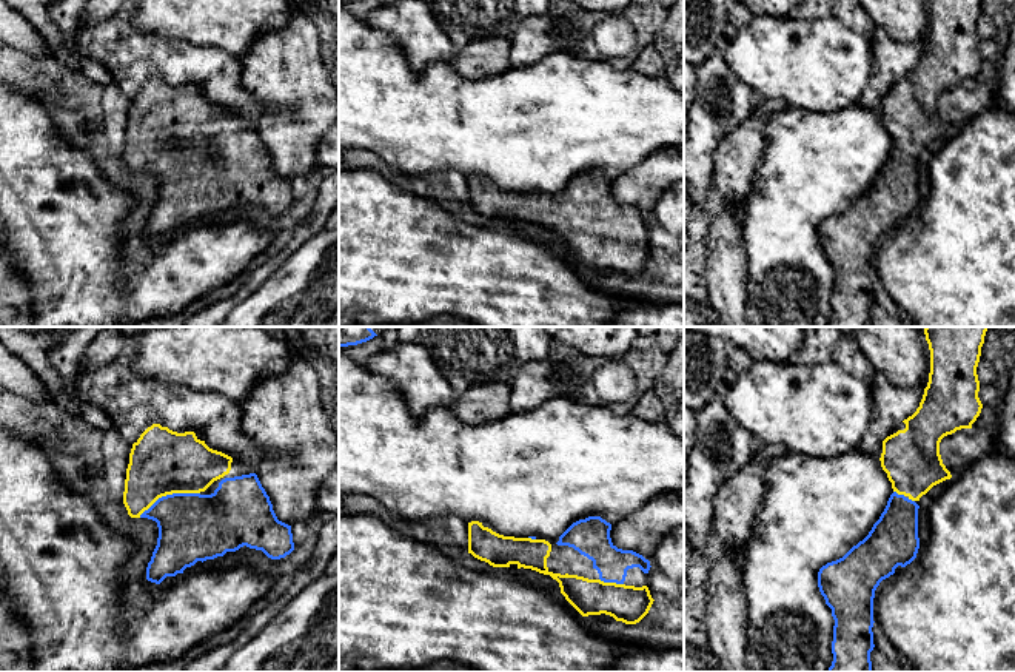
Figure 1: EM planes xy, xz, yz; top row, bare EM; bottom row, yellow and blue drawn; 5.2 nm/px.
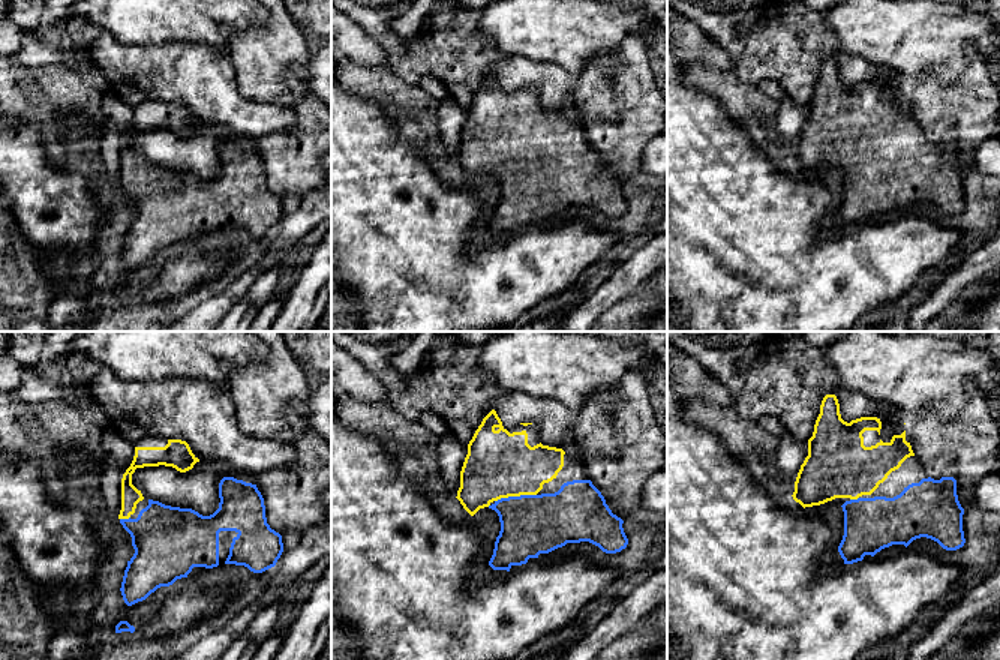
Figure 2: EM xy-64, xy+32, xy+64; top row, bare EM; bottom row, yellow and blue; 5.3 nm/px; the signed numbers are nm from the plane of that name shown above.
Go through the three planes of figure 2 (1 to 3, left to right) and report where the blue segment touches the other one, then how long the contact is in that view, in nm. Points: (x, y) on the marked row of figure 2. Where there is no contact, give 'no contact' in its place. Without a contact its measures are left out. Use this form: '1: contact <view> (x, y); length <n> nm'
1: contact xy-64 (125, 518); length 60 nm
2: contact xy+32 (514, 495); length 220 nm
3: contact xy+64 (853, 498); length 50 nm

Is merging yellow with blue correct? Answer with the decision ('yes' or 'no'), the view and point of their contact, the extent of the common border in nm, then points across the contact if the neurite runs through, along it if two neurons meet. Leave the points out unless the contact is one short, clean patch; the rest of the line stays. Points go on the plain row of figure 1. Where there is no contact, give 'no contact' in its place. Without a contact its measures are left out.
yes; meets yellow in xy at (168, 148); contact 340 nm long

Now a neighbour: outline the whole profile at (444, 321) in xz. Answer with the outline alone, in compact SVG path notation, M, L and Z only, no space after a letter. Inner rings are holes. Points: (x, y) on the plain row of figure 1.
M444 314L441 318L434 318L427 322L411 325L354 325L354 327L476 327L476 325L461 318Z

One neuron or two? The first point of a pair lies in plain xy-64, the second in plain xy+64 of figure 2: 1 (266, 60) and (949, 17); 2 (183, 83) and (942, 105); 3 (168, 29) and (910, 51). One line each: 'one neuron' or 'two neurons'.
1: two neurons
2: two neurons
3: one neuron

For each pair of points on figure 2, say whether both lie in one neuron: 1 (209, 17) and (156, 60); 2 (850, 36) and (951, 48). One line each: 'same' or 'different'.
1: different
2: same

